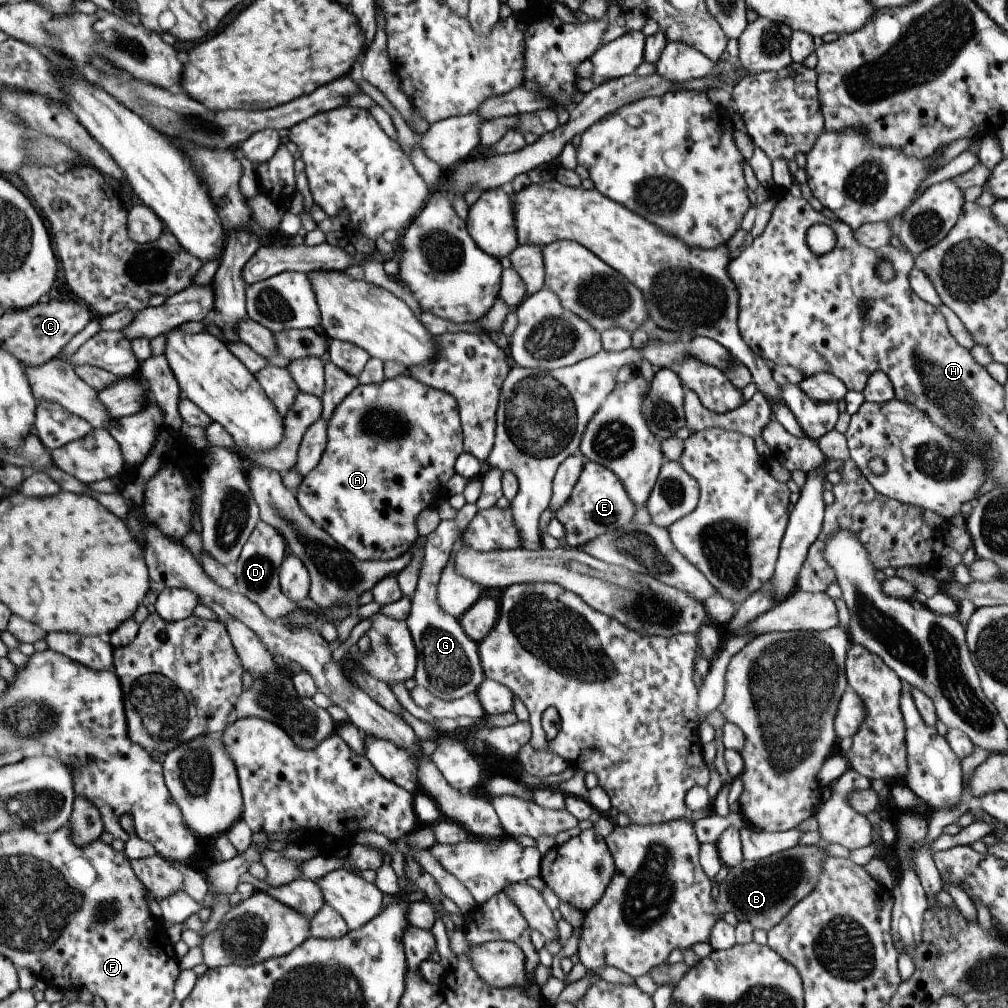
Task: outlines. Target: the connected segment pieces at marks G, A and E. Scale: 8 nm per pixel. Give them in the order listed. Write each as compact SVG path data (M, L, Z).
M465 504L453 519L440 520L435 530L424 537L423 560L416 588L410 597L411 610L404 620L416 653L416 666L412 677L415 685L425 688L431 696L439 700L449 701L474 693L484 680L476 643L465 635L458 620L445 614L435 600L436 585L441 572L452 556L463 530L477 512L475 504Z
M408 374L384 379L378 384L358 385L335 406L327 422L327 442L319 463L303 476L301 484L293 491L293 496L299 508L301 508L301 512L317 527L325 531L337 545L340 545L344 550L353 554L354 558L363 561L392 560L407 552L418 538L415 528L417 516L419 516L422 510L433 507L435 501L442 496L442 492L449 478L454 474L453 466L455 460L457 460L457 456L461 452L463 452L462 435L457 413L457 404L449 394L430 388L429 386L424 386Z
M585 462L567 502L561 504L554 513L554 518L561 523L564 530L560 539L561 545L576 549L597 536L609 534L612 530L621 530L632 521L635 509L623 484L611 470L595 462Z

